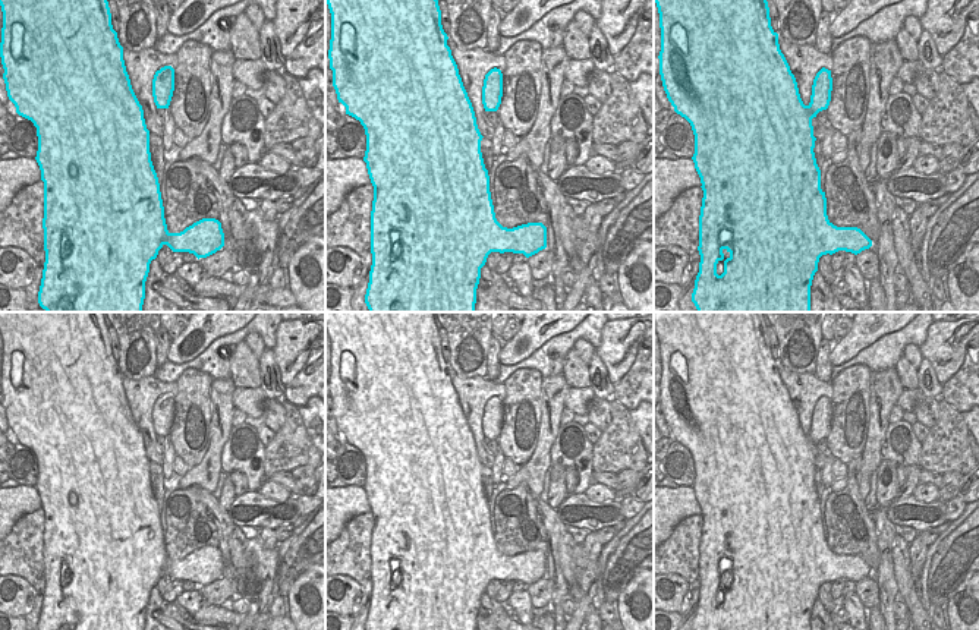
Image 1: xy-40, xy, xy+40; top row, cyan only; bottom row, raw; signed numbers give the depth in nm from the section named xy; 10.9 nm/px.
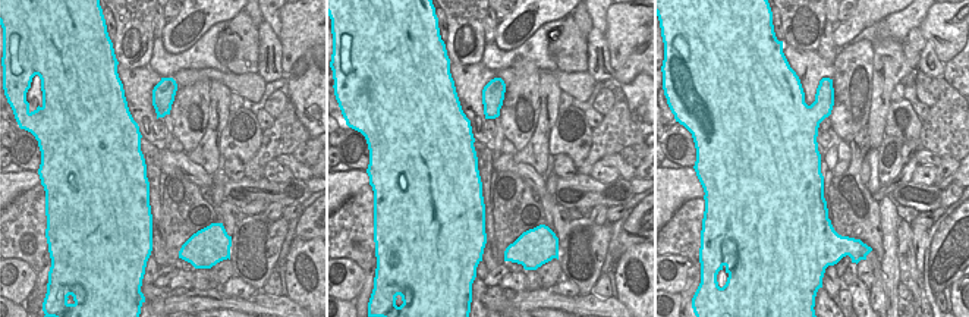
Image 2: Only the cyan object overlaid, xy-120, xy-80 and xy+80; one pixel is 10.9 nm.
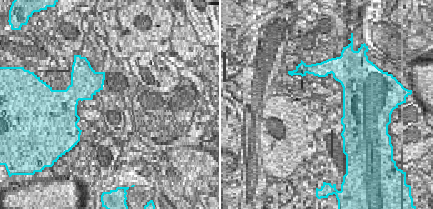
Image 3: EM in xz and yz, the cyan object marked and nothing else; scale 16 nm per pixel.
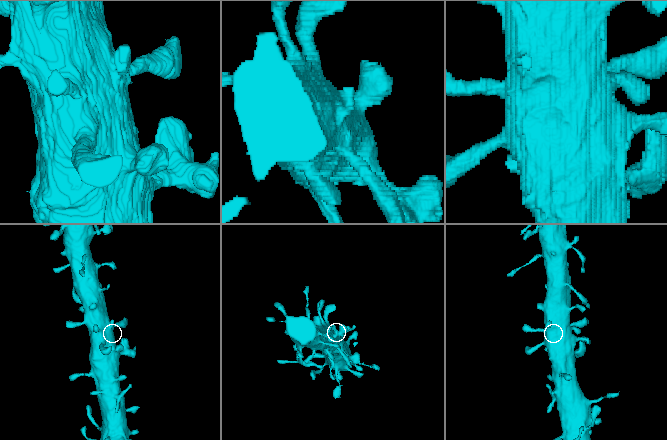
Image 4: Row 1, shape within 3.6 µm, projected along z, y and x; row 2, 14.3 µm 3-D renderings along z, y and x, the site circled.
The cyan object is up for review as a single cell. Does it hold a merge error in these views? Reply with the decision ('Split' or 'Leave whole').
Leave whole

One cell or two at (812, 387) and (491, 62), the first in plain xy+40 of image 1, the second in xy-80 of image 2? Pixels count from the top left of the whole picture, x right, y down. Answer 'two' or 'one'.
two

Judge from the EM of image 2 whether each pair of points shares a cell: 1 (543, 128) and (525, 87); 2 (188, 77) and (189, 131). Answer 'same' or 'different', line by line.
1: different
2: different

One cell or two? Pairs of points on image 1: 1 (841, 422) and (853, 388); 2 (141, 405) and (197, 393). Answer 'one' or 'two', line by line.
1: one
2: two

